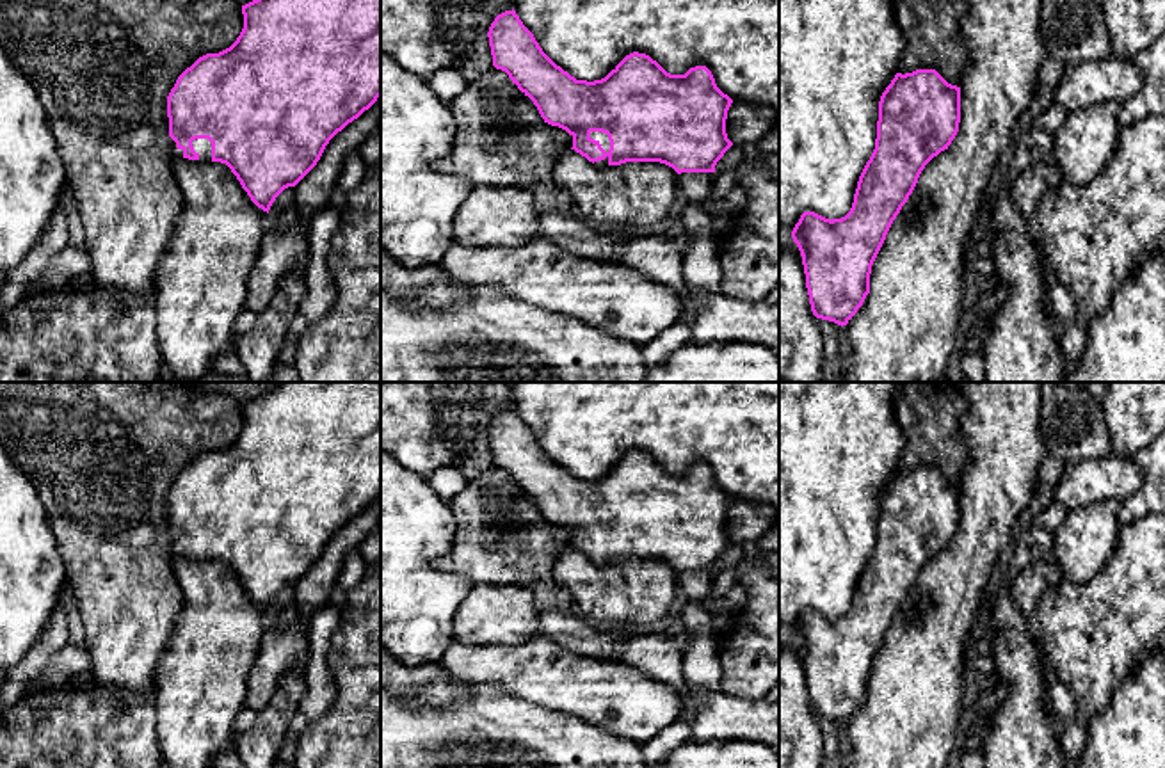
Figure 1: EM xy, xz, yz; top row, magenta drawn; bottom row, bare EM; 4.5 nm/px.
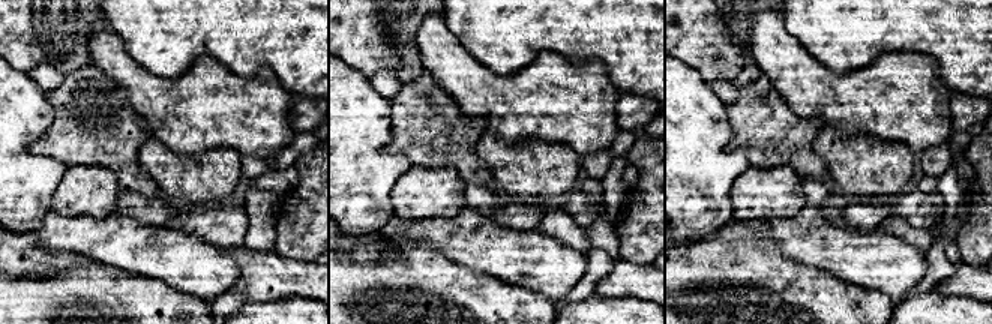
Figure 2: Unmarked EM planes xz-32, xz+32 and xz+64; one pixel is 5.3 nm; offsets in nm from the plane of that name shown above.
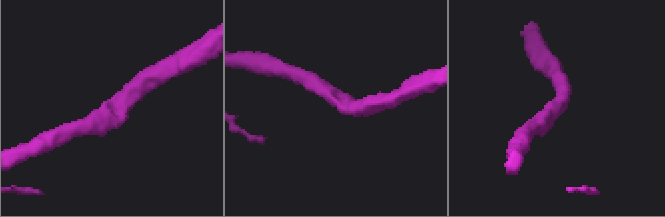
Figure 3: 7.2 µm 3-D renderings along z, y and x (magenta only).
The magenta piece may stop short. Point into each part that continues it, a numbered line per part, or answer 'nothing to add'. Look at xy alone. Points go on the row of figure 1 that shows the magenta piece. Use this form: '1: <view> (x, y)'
1: xy (203, 146)

